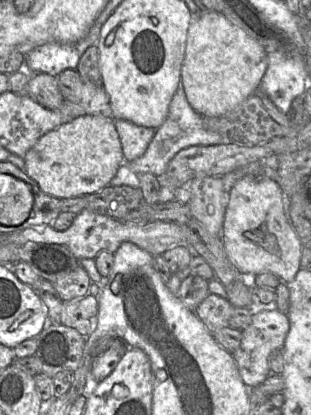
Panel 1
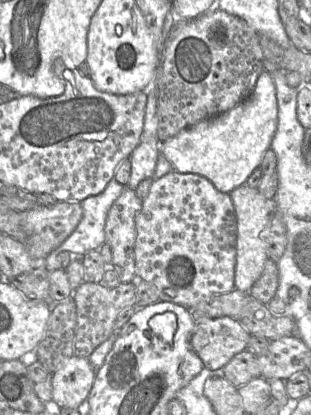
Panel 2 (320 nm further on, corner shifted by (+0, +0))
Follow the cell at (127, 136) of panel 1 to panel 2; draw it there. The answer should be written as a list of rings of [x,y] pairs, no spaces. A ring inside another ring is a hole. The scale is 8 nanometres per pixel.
[[[149,93],[146,100],[144,125],[140,142],[129,156],[131,174],[128,187],[133,190],[136,189],[142,180],[153,178],[155,173],[161,143],[157,136],[156,103],[156,93]]]

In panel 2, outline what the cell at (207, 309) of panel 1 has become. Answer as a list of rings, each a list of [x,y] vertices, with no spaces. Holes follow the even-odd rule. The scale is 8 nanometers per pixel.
[[[230,316],[195,321],[191,346],[211,371],[222,370],[238,353],[247,349],[250,333]]]

